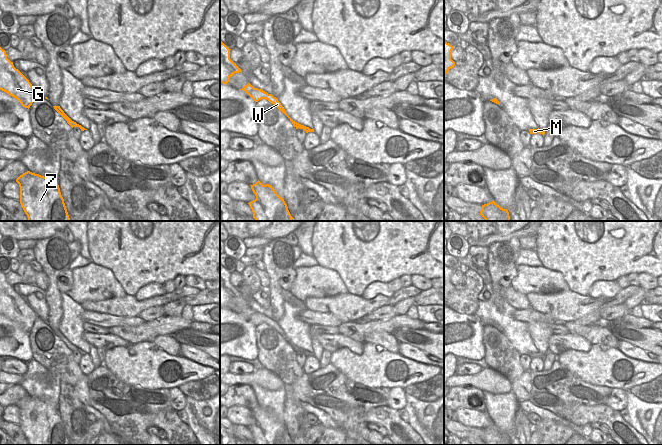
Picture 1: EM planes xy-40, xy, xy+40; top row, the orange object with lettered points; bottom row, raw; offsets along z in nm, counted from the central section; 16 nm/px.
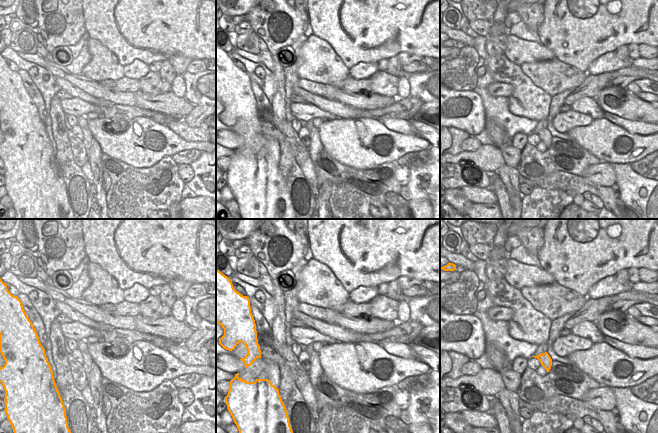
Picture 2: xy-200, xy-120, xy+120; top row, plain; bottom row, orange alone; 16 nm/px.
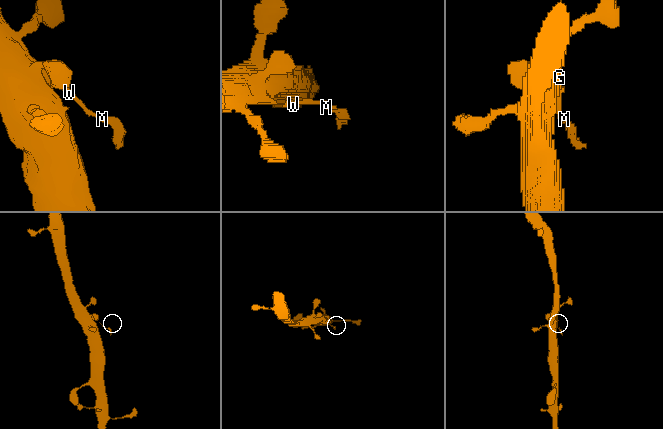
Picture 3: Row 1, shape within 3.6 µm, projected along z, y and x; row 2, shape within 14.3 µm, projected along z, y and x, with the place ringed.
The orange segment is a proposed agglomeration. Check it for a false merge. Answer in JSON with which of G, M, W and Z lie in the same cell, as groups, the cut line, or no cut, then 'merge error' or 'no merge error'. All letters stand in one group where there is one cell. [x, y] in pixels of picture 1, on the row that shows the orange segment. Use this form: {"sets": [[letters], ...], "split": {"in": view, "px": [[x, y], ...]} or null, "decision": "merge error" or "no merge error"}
{"sets": [["G", "M", "W", "Z"]], "split": null, "decision": "no merge error"}

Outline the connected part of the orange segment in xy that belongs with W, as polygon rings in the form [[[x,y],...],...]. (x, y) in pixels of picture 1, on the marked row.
[[[248,83],[246,86],[244,86],[242,89],[245,93],[247,93],[255,102],[258,102],[261,99],[266,99],[272,104],[274,104],[282,113],[284,113],[292,122],[293,126],[298,129],[303,129],[306,133],[308,132],[314,132],[314,129],[310,129],[309,127],[306,127],[304,125],[301,125],[295,121],[293,121],[286,113],[284,107],[281,105],[281,103],[278,101],[276,97],[274,97],[272,94],[268,94],[267,92],[254,88],[250,83]]]

